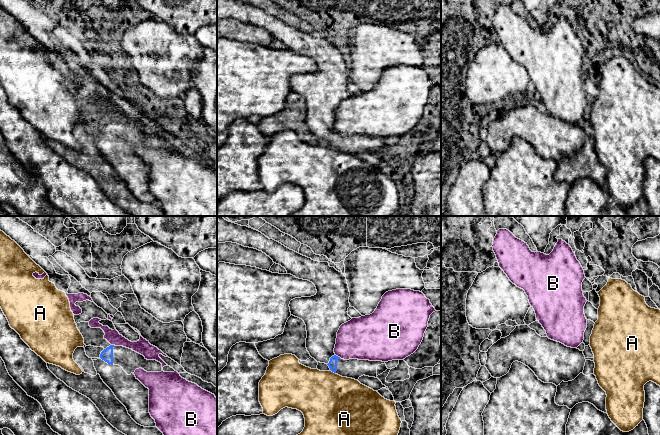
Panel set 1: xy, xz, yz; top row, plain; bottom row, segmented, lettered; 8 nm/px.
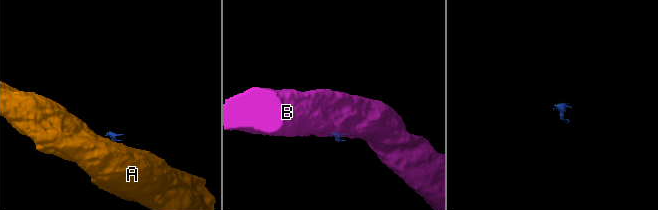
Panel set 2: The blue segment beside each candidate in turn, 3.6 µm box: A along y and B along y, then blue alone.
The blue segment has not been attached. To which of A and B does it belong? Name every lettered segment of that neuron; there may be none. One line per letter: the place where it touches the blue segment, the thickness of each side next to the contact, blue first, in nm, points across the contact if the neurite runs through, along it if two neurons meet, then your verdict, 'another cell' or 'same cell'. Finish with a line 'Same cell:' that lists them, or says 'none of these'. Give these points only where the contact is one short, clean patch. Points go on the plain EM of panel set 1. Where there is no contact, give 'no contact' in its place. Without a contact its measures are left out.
A: xz (333, 147) | 70/460 nm | along xz (331, 146), (335, 149) | another cell
B: xz (337, 132) | 70/340 nm | along xz (335, 130), (340, 133) | another cell
Same cell: none of these

